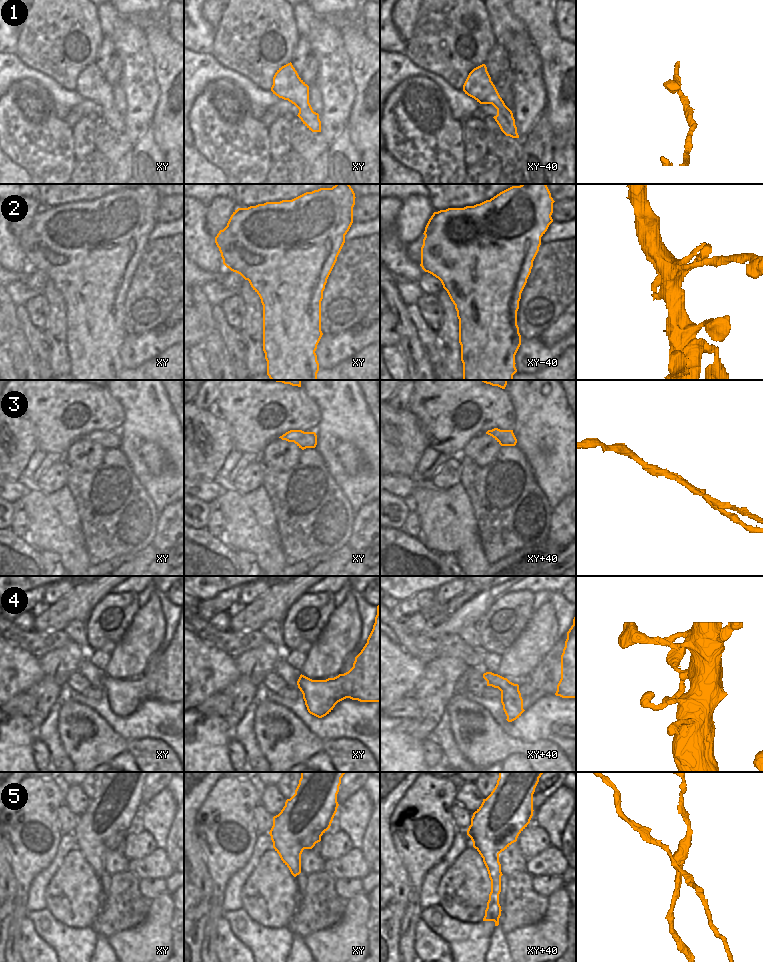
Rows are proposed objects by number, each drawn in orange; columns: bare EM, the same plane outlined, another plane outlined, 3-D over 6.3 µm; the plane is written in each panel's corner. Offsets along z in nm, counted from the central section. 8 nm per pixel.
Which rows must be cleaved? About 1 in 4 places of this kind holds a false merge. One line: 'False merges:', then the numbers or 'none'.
False merges: 2, 5

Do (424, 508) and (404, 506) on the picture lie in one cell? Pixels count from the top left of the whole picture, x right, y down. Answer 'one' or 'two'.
two

